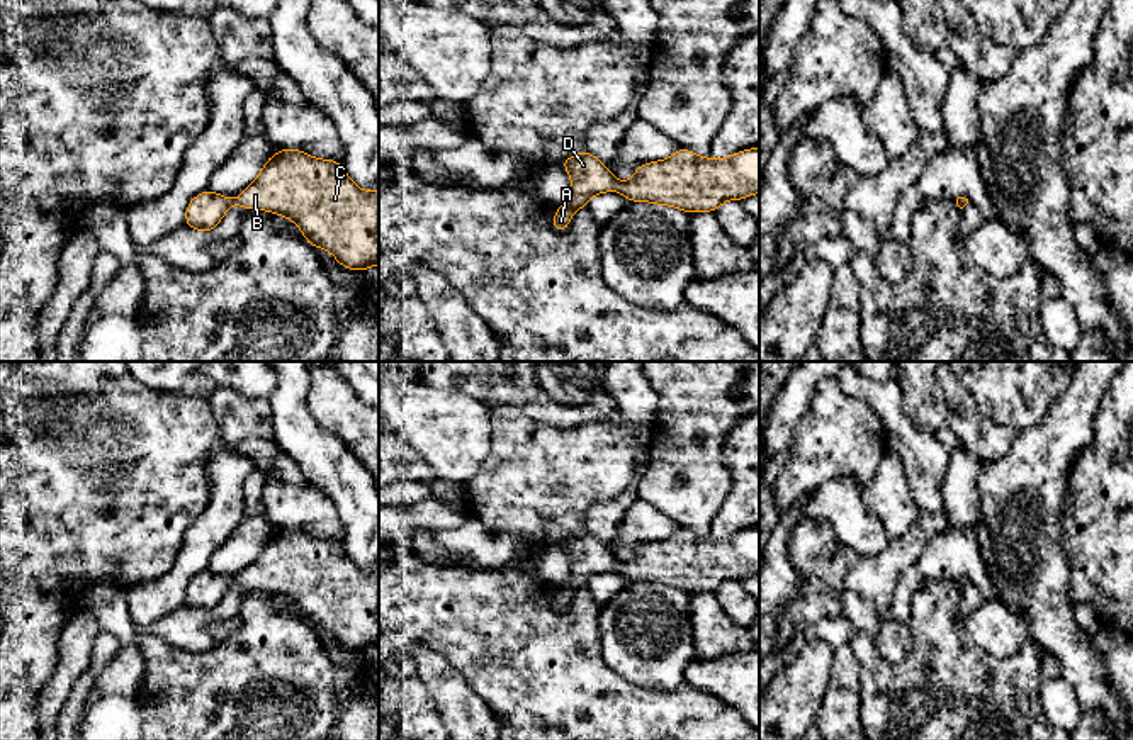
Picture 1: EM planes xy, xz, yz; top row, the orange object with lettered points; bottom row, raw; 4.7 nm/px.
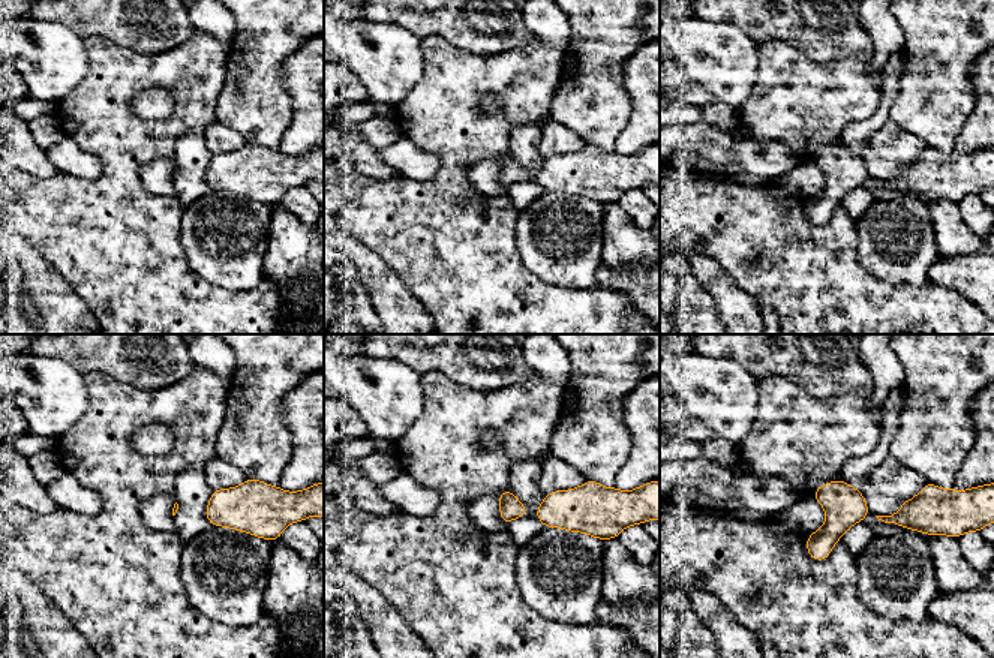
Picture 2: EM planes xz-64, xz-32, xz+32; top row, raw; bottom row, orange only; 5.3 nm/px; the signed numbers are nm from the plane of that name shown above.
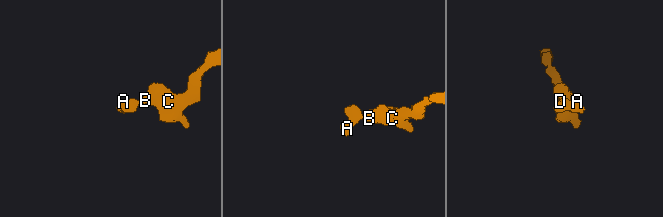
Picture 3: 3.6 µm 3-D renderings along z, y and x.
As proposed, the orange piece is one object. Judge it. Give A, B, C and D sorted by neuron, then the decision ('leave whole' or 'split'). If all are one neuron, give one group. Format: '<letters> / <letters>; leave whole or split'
A B C D; leave whole

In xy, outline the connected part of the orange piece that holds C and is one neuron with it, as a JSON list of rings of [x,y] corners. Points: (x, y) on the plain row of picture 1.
[[[279,530],[236,579],[211,569],[195,575],[185,606],[209,613],[234,584],[290,599],[311,626],[328,630],[343,648],[379,645],[379,570],[364,572],[336,540]]]

